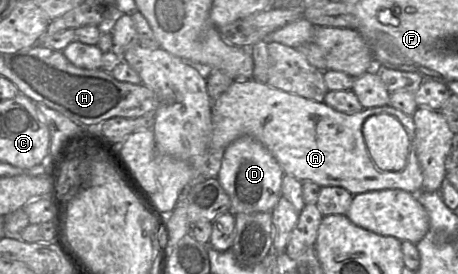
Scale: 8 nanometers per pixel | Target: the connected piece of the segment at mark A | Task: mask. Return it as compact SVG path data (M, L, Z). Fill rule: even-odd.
M249 79L234 80L213 102L211 113L210 153L222 155L232 142L243 136L250 136L268 149L284 174L302 182L310 180L321 187L340 186L352 195L383 189L402 189L410 193L422 190L423 175L416 156L414 119L412 115L390 105L363 108L359 112L347 114L325 102ZM378 115L395 117L408 134L409 155L405 167L400 171L382 170L370 156L363 127L370 117Z

